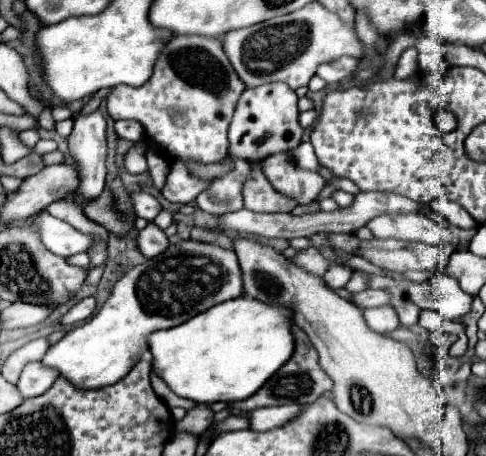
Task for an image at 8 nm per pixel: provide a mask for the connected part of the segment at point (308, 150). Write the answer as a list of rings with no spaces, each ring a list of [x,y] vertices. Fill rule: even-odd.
[[[305,141],[292,150],[292,158],[302,166],[302,168],[310,168],[310,170],[318,170],[318,160],[316,160],[316,154],[314,154],[314,148],[310,141]]]

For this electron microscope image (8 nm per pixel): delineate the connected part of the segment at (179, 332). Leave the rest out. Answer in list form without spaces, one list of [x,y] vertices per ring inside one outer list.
[[[234,298],[222,302],[208,312],[194,316],[192,320],[168,328],[158,330],[148,336],[148,350],[152,354],[152,370],[168,384],[168,388],[192,402],[214,404],[214,402],[238,402],[250,398],[262,384],[292,356],[294,338],[290,332],[290,312],[286,308],[270,306],[254,298]]]

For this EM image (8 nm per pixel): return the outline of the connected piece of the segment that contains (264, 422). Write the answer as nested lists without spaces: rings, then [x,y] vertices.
[[[286,404],[286,406],[264,406],[256,408],[252,412],[246,412],[246,418],[250,422],[252,430],[270,430],[278,424],[284,424],[286,420],[294,418],[294,412],[302,408],[300,404]]]

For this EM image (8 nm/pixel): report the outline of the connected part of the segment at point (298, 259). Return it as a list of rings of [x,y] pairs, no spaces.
[[[316,248],[300,250],[300,252],[292,258],[292,262],[294,262],[298,268],[302,268],[302,270],[314,274],[314,276],[324,276],[324,274],[328,272],[328,268],[334,266],[334,264],[332,264],[326,256],[322,256]]]

